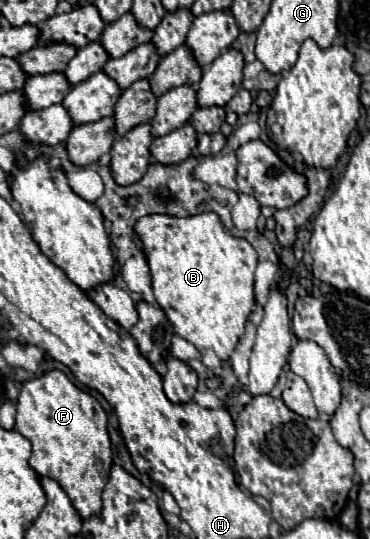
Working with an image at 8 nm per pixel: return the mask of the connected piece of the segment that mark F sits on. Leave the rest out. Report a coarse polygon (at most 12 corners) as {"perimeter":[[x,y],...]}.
{"perimeter":[[62,371],[22,385],[30,467],[102,511],[106,413]]}

